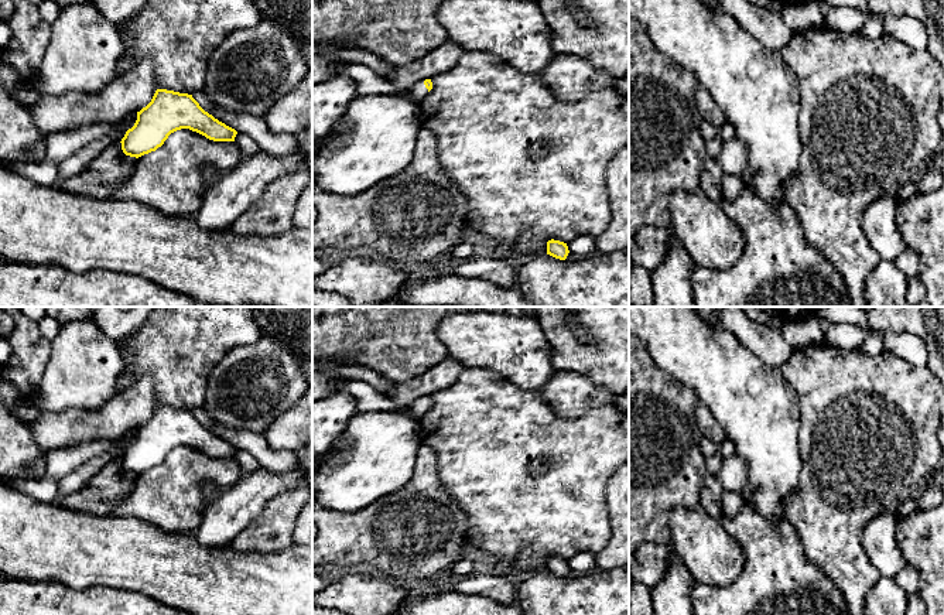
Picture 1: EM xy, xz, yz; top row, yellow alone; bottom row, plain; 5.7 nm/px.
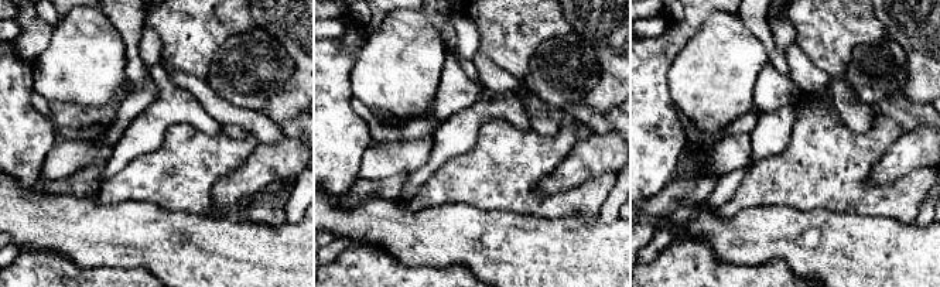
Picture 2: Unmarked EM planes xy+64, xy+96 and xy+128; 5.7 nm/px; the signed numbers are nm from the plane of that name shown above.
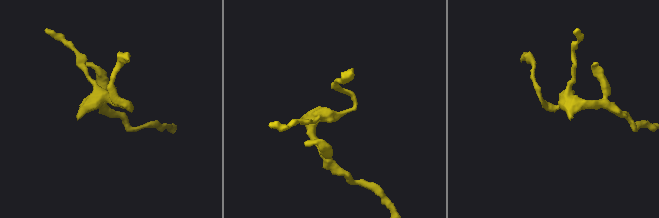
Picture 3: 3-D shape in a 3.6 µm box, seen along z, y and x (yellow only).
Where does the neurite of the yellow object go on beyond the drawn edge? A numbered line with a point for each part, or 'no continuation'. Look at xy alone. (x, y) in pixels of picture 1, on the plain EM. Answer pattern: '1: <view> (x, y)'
no continuation

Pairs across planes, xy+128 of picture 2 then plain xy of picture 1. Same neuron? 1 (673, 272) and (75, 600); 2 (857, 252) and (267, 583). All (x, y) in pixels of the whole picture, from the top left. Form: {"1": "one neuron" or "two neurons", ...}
{"1": "one neuron", "2": "one neuron"}

